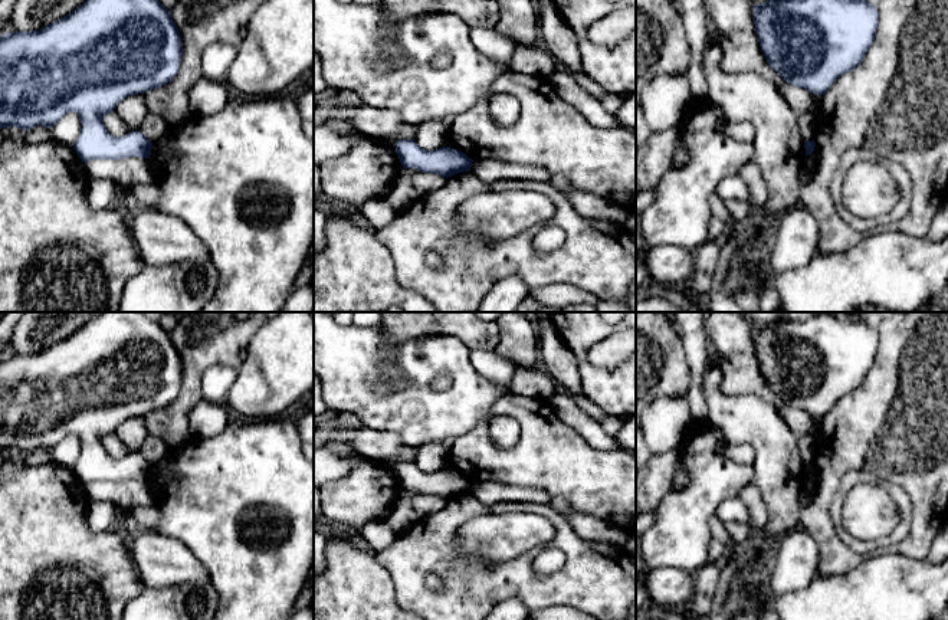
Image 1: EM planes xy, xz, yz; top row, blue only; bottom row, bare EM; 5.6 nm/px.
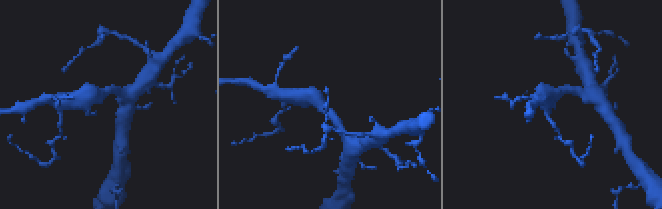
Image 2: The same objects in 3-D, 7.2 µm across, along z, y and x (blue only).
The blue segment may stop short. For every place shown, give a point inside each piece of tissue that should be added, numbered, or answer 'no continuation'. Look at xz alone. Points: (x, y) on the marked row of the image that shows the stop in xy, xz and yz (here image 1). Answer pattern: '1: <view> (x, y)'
no continuation

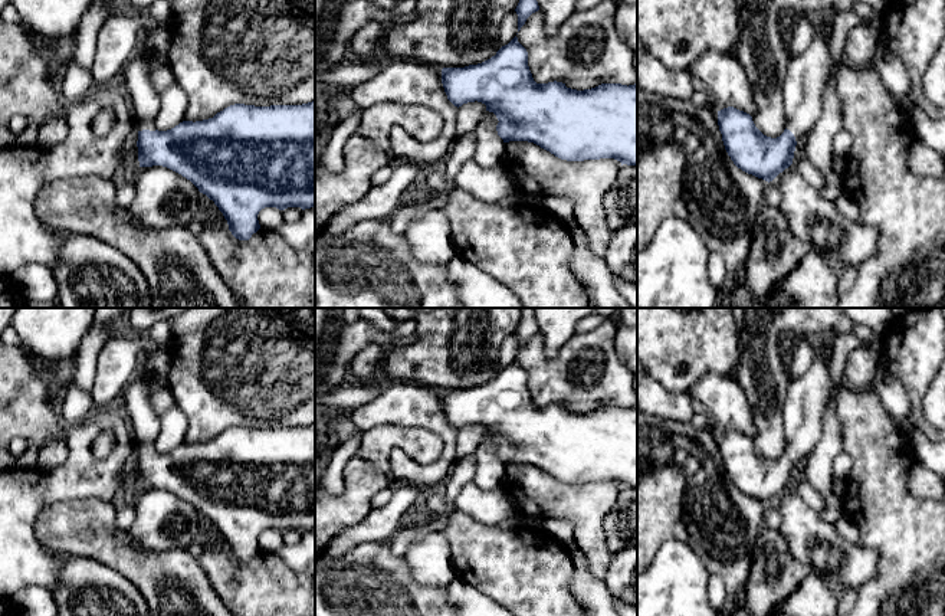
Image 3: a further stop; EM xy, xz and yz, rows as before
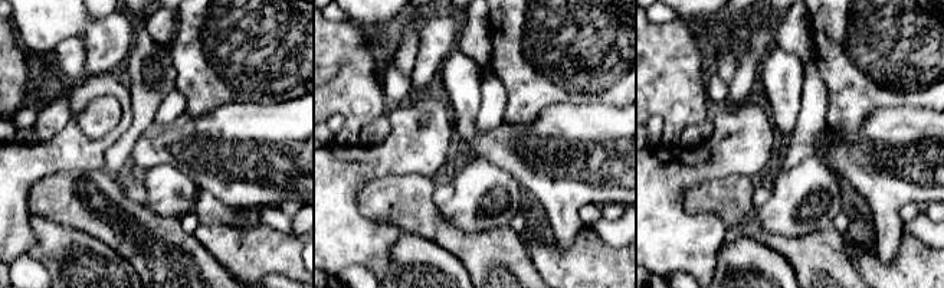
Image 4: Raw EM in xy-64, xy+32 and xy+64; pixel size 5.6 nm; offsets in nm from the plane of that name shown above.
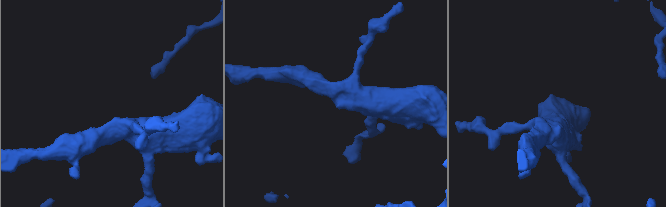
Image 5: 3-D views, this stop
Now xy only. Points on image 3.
1: xy (145, 101)

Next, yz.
1: yz (803, 87)

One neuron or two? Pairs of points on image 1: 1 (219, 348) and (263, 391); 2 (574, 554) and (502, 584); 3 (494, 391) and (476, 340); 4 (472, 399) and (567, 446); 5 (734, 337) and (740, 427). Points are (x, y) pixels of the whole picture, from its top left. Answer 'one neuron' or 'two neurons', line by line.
1: two neurons
2: one neuron
3: two neurons
4: two neurons
5: two neurons

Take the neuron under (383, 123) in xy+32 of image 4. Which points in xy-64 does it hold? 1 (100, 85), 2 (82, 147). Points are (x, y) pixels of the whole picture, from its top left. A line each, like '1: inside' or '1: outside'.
1: outside
2: outside

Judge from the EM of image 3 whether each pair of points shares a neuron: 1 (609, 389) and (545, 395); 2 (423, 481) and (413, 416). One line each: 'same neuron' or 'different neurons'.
1: same neuron
2: same neuron

